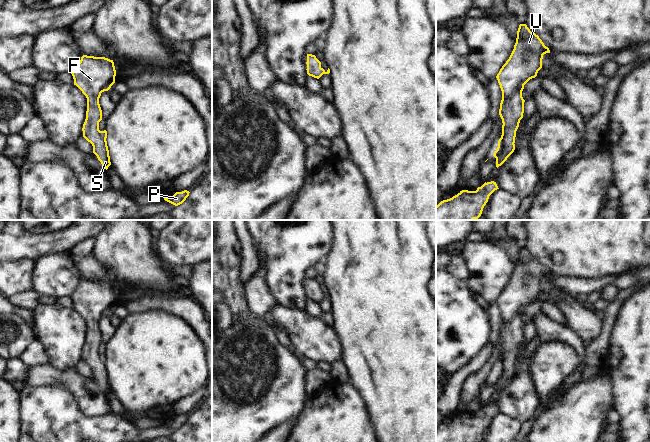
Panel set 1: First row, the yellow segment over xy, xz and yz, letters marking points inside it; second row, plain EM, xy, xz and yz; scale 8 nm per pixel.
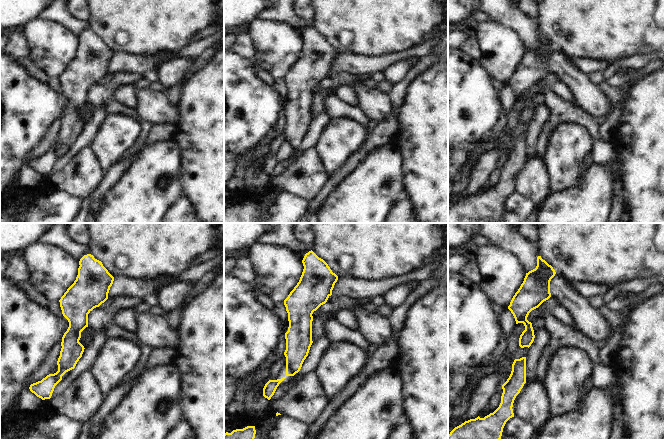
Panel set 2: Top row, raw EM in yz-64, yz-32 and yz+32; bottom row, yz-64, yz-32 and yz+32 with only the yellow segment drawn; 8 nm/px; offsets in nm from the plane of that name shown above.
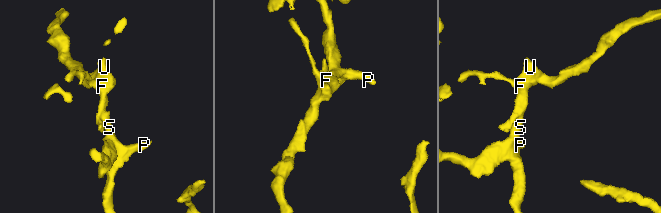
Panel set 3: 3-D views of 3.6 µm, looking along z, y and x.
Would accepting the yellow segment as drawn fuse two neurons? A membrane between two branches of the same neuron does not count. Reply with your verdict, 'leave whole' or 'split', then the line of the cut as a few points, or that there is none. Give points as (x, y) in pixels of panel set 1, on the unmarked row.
leave whole; no cut

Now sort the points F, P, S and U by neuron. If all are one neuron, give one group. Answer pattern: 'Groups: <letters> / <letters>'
Groups: F P S U.

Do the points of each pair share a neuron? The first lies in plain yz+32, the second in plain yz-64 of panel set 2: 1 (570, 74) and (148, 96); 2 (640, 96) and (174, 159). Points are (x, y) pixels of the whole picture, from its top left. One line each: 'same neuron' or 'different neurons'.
1: same neuron
2: different neurons

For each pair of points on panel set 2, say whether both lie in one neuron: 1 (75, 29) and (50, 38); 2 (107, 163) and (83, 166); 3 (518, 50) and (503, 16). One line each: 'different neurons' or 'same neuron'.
1: different neurons
2: different neurons
3: different neurons

